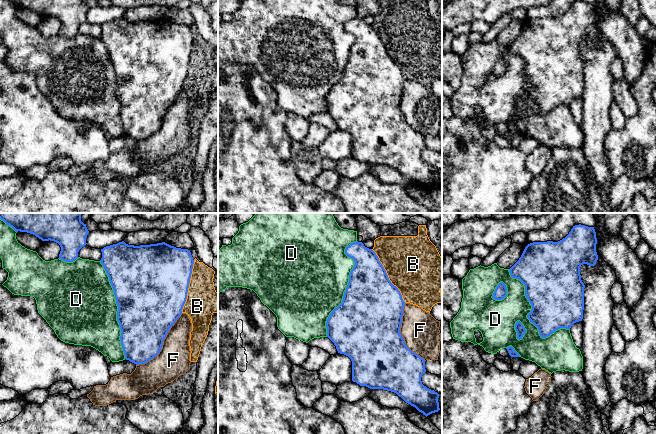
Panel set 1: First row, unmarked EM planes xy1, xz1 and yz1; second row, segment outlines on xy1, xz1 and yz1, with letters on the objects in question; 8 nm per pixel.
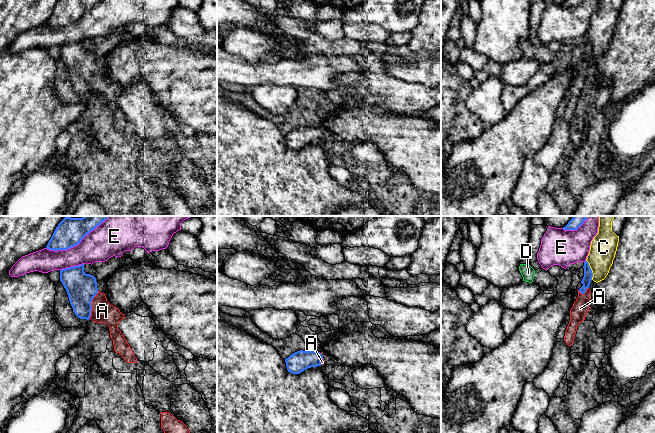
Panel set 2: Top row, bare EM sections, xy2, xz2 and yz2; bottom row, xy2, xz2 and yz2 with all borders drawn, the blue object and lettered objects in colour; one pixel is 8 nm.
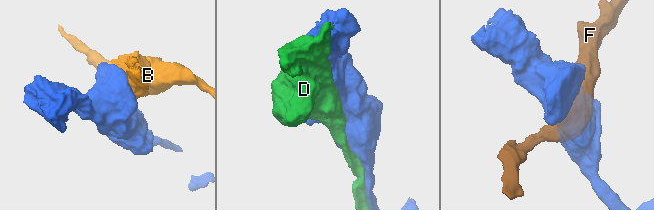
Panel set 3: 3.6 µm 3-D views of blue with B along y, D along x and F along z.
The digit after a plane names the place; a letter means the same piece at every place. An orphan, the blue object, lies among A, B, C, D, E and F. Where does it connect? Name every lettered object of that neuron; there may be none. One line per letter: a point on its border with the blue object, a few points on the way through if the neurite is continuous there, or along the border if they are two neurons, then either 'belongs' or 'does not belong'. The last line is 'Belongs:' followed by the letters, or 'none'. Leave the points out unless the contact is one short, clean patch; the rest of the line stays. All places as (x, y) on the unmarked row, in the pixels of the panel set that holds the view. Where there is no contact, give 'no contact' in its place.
A: meets blue in xy2 at (90, 80); runs through xy2 (81, 64), (85, 75), (90, 80), (102, 87); belongs
B: meets blue in xz1 at (387, 52); does not belong
C: meets blue in yz2 at (591, 46); does not belong
D: meets blue in xz1 at (347, 62); does not belong
E: meets blue in xy2 at (73, 22); does not belong
F: meets blue in xy1 at (162, 120); does not belong
Belongs: A

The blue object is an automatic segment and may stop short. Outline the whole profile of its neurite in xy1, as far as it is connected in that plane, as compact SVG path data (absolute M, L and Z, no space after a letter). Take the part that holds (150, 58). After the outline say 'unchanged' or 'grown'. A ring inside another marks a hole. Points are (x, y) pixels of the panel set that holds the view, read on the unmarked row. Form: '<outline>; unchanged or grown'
M124 17L101 25L100 36L113 64L118 82L117 97L125 135L139 141L159 130L163 116L182 90L194 36L190 26L165 18L128 21Z; unchanged

